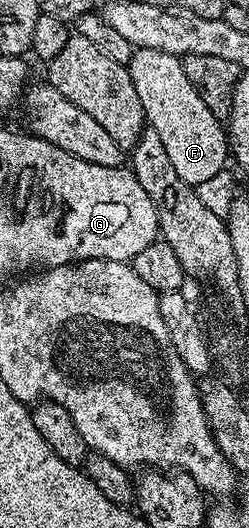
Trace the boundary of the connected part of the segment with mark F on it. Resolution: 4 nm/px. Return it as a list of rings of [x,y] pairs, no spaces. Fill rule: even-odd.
[[[135,48],[130,63],[128,65],[132,86],[136,86],[136,94],[140,98],[140,106],[146,115],[146,123],[156,134],[160,134],[160,139],[164,141],[164,151],[168,154],[168,162],[192,186],[204,182],[207,178],[213,178],[215,174],[220,174],[227,167],[228,160],[228,132],[220,121],[212,115],[212,110],[204,106],[204,98],[196,94],[196,86],[188,82],[184,74],[184,66],[179,57],[172,54],[164,54],[164,50],[150,50],[148,48]]]

